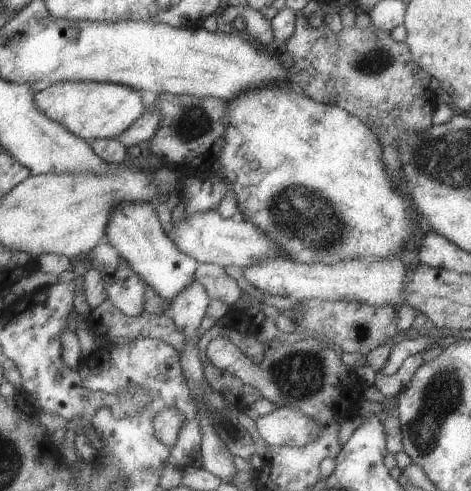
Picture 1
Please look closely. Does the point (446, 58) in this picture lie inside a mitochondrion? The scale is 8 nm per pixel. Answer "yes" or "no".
no

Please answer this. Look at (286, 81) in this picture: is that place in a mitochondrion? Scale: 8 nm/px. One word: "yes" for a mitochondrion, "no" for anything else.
no

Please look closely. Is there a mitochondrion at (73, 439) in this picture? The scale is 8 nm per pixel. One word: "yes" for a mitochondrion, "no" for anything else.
no

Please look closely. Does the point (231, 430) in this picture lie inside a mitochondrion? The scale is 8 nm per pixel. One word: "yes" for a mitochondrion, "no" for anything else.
yes

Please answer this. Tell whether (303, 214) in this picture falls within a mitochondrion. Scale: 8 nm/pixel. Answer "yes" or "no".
yes

